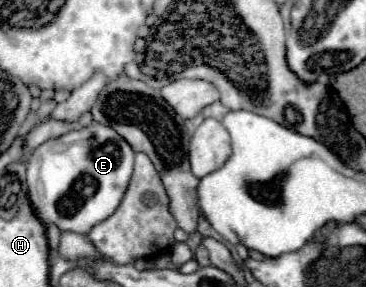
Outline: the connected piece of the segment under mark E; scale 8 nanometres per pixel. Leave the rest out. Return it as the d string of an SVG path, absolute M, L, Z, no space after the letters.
M97 122L87 128L67 132L65 136L47 140L39 148L35 148L27 160L29 200L37 218L45 226L55 224L61 232L89 234L95 224L107 220L107 216L111 216L111 212L115 212L115 208L121 204L123 192L127 190L127 184L133 174L133 158L135 152L131 150L131 146L113 128L107 128Z

